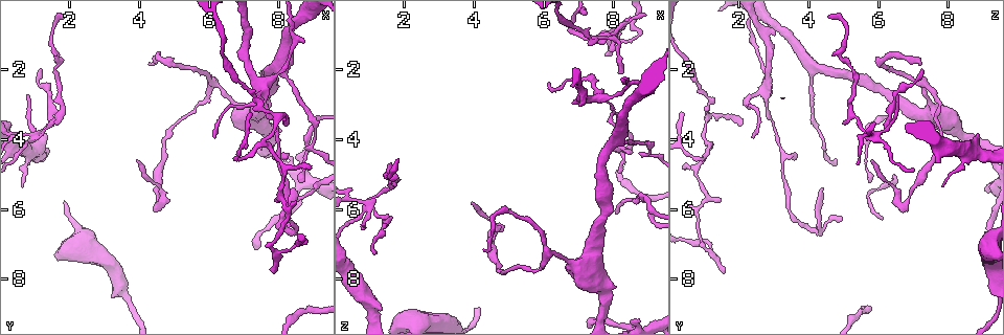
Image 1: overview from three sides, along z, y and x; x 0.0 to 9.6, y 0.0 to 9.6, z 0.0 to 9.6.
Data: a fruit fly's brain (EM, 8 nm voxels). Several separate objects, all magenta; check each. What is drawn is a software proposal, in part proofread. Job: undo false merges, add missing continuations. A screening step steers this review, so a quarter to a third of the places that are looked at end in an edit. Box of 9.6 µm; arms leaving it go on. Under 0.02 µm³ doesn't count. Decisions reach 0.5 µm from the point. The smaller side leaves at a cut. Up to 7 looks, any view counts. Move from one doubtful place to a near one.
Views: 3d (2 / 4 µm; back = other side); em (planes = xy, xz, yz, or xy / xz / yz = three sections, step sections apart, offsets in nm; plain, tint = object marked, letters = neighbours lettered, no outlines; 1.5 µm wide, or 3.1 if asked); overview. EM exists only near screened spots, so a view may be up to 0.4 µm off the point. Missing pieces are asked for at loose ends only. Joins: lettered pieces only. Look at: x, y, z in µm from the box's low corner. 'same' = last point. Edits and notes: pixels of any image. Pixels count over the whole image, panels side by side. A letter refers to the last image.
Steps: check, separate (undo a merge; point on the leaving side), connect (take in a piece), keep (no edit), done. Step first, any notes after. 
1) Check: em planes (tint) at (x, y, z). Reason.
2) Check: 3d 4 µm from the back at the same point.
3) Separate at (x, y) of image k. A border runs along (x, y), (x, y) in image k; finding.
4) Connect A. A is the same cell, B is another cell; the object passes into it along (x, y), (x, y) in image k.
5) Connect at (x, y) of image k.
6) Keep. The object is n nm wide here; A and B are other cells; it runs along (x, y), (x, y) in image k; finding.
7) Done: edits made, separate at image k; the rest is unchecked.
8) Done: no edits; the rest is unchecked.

Check: em planes (letters) at (4.05, 4.55, 5.80). Long arm stops here.

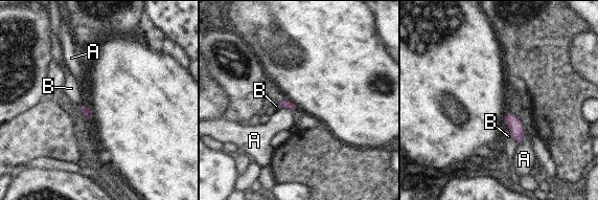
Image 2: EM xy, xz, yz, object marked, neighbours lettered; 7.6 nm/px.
Keep. A and B are other cells; a border runs along (526, 131), (524, 140), (518, 146) in image 2; none of them fits.

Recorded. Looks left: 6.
Check: 3d 4 µm at (0.95, 3.95, 5.85). Looks like a crossing.

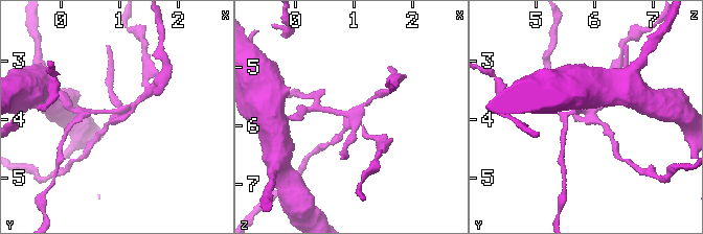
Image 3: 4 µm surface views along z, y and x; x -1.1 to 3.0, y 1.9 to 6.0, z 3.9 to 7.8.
Check: em planes (plain) at (1.00, 3.95, 5.80). Now the EM.

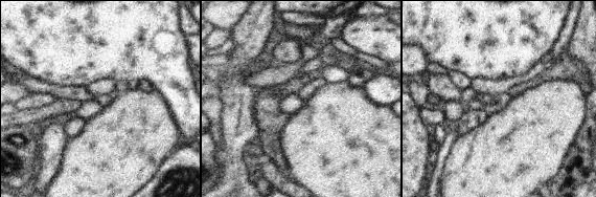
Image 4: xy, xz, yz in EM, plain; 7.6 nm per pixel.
Check: em planes (letters) at the same point. See the neighbours.

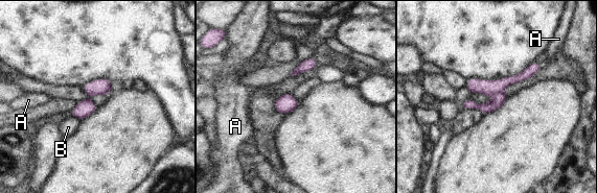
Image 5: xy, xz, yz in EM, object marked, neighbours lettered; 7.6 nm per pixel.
Separate at (487, 88) of image 5. A and B are other cells; a border runs along (503, 92), (498, 92), (495, 95) in image 5; a second cell is stuck on.

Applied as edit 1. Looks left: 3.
Check: 3d 2 µm at (4.35, 1.85, 7.20). End of a long branch.

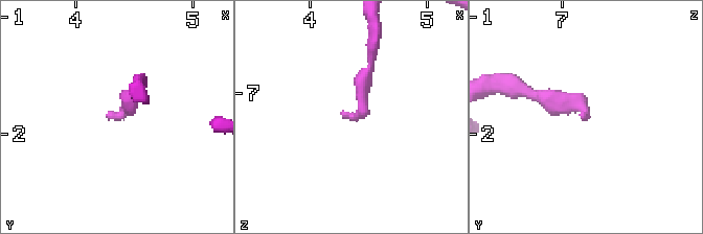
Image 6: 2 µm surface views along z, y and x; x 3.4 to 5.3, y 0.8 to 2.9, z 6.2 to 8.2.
Check: em planes (letters) at (4.28, 1.84, 7.22). Need the tissue.

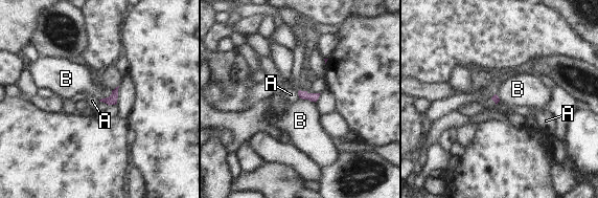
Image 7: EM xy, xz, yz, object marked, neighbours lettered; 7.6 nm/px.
Keep. A and B are other cells; a border runs along (112, 90), (109, 95), (98, 100) in image 7; none of them fits.

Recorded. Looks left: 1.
Done: edits made, separate at image 5; the rest is unchecked.

